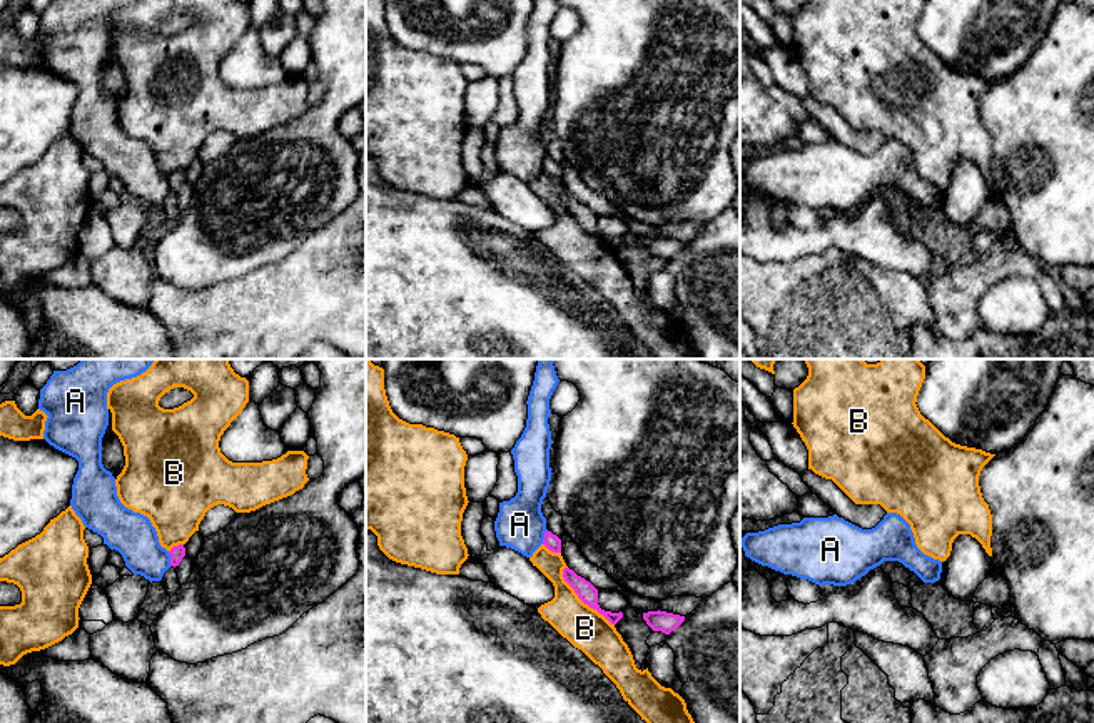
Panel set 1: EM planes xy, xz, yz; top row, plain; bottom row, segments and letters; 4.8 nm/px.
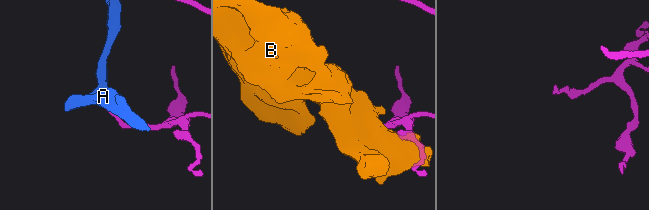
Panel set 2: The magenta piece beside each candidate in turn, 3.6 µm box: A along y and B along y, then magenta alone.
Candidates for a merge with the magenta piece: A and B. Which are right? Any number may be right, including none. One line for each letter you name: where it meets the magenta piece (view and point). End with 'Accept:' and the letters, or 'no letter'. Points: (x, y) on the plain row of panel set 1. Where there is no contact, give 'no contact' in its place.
Accept: no letter

